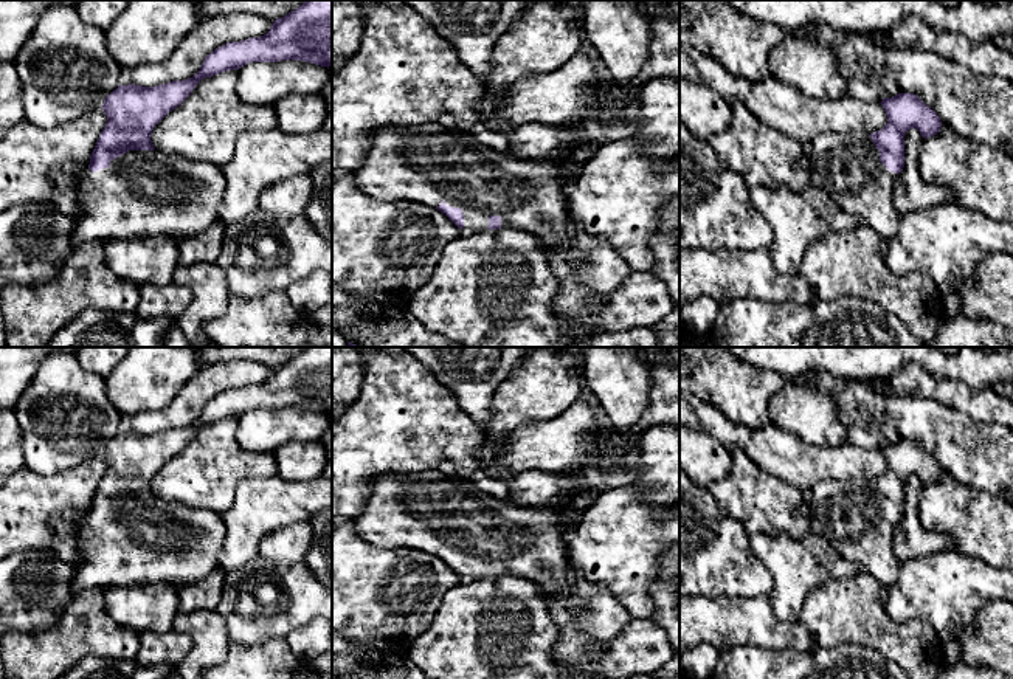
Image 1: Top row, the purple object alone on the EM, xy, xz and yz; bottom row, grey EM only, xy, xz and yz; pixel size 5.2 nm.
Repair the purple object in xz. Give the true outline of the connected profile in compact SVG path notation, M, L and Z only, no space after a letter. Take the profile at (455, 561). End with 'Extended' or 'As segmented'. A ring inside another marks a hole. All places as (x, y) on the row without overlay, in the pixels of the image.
M437 470L379 476L371 482L365 512L352 522L363 539L380 547L413 547L439 557L464 581L513 574L535 580L549 594L562 594L568 589L569 535L586 510L571 504L582 488L579 476L583 470L560 471L563 495L540 507L515 505L481 491L472 481L451 479Z. Extended

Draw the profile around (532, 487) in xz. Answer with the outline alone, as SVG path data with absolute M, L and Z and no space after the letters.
M526 470L507 485L507 501L521 507L540 507L563 495L565 485L555 471Z

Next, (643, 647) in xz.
M631 619L619 637L597 650L591 662L596 679L655 674L673 656L673 648L652 619Z

